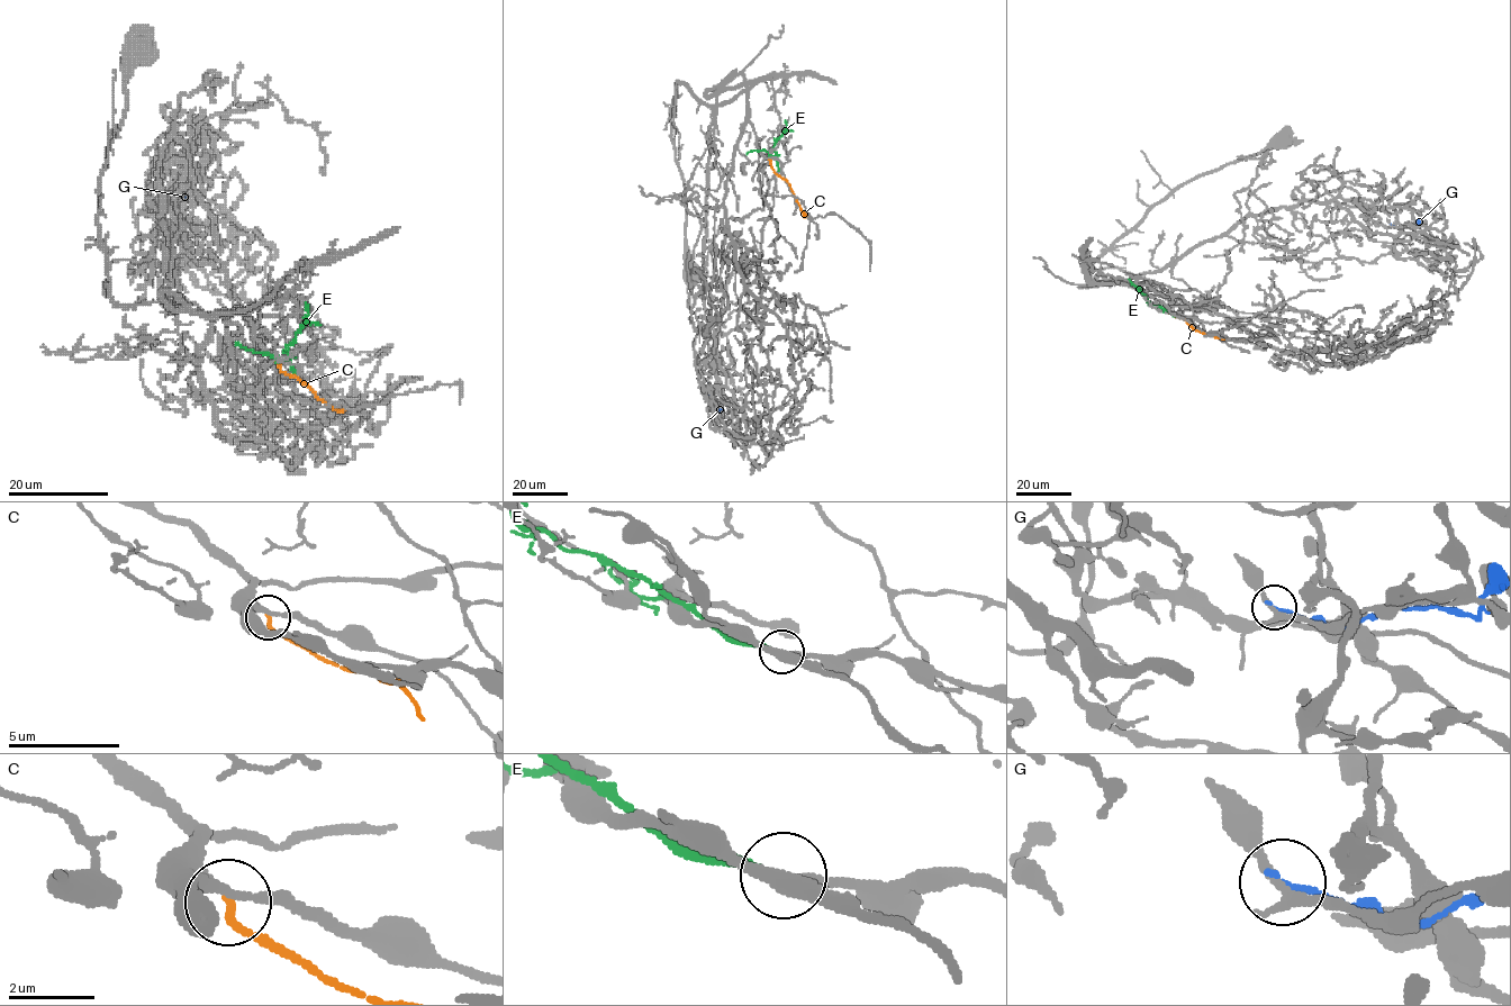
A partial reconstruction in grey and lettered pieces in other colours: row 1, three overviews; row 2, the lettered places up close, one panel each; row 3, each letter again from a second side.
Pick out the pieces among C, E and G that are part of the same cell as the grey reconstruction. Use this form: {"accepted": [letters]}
{"accepted": []}

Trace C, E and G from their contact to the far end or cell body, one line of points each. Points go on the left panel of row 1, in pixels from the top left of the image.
C: (277, 361), (283, 372), (295, 374), (326, 405), (344, 406)
E: (295, 371), (286, 349), (308, 316), (306, 301)
G: (168, 204), (169, 209), (169, 204), (175, 207), (191, 200)

